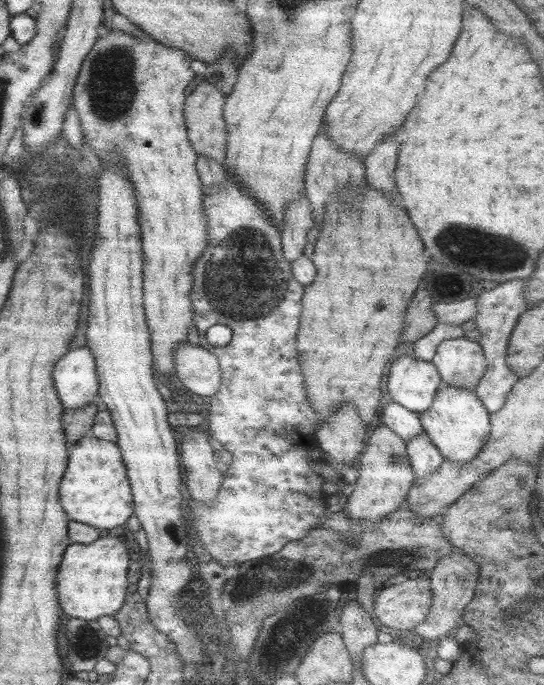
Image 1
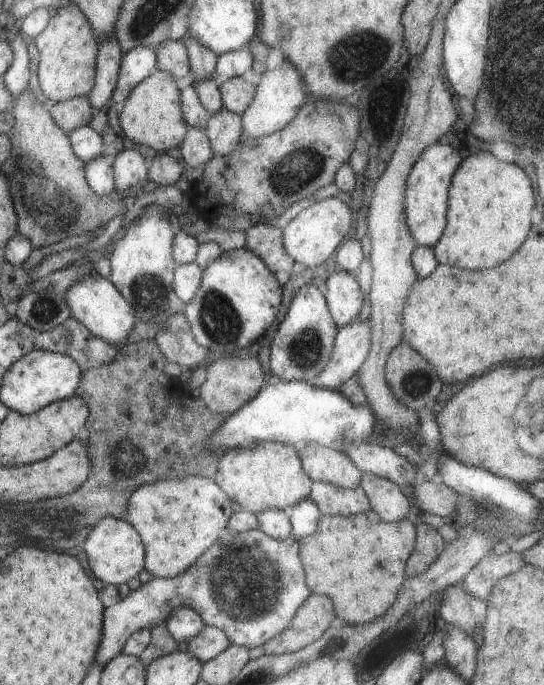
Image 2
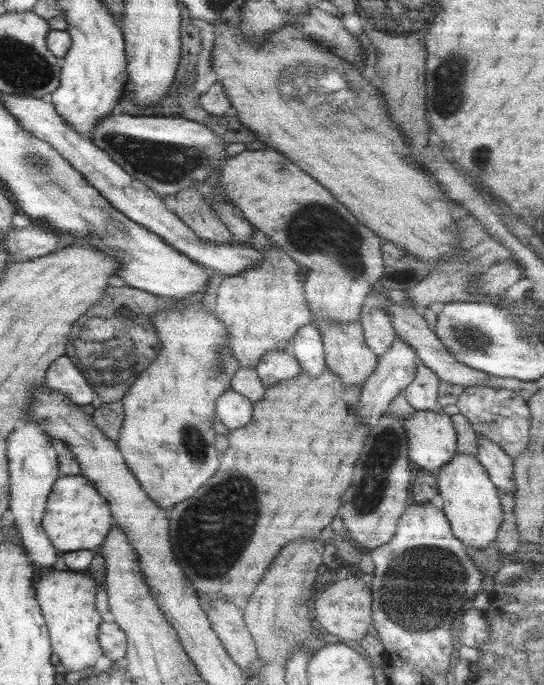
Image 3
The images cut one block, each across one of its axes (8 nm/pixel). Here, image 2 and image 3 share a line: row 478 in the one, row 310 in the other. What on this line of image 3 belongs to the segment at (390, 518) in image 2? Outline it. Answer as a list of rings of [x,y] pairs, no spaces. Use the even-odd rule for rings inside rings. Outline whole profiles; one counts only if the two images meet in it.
[[[375,288],[369,290],[367,300],[359,314],[359,326],[363,332],[363,338],[369,346],[369,350],[377,356],[389,350],[389,346],[395,342],[395,332],[389,322],[389,312],[385,310],[387,296]]]

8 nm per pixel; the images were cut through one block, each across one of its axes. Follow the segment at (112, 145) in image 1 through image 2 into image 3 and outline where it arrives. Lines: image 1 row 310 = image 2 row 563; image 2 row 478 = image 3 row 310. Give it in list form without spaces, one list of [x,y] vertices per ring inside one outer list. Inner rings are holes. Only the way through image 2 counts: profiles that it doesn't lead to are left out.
[[[181,300],[183,306],[179,310],[163,310],[151,316],[151,326],[155,328],[155,336],[159,340],[159,352],[121,398],[123,424],[115,442],[127,468],[141,484],[143,492],[165,512],[175,506],[175,502],[189,498],[213,476],[217,468],[217,456],[213,450],[217,436],[217,432],[213,430],[215,402],[229,390],[231,378],[239,370],[239,362],[227,344],[229,338],[225,334],[225,328],[215,318],[213,310],[189,302],[191,300]]]

